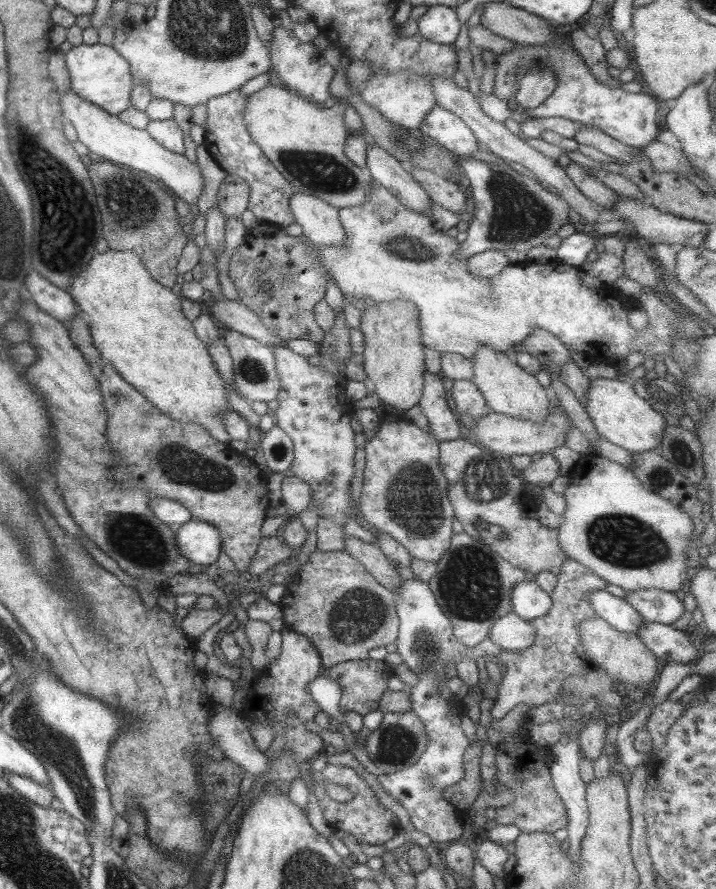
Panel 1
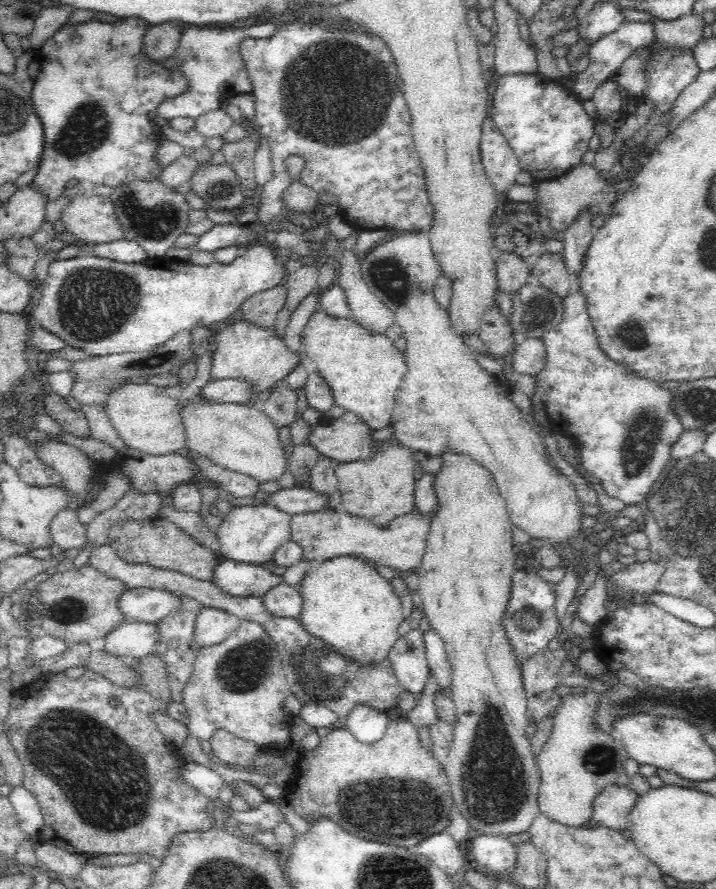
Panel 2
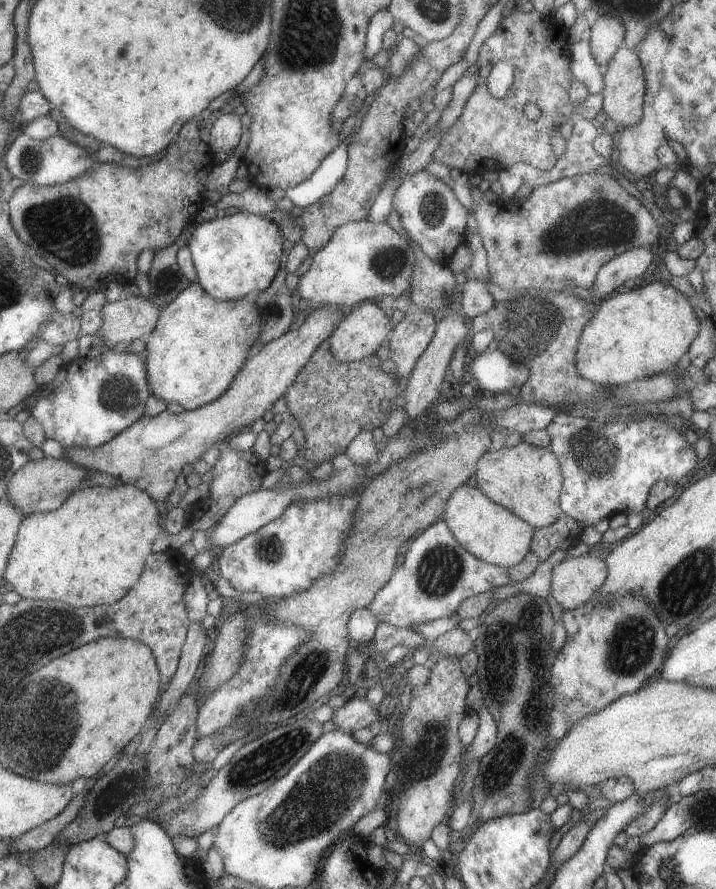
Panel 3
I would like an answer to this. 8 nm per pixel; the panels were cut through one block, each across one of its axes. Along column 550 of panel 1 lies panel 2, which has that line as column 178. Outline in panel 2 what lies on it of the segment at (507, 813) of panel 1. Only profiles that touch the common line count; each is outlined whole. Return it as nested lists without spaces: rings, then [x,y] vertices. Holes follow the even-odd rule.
[[[149,653],[142,659],[136,659],[136,663],[140,663],[138,672],[140,673],[142,682],[146,684],[145,690],[138,690],[135,687],[124,688],[117,686],[110,679],[107,679],[101,674],[94,673],[90,669],[77,680],[70,680],[63,673],[42,672],[38,679],[16,691],[12,699],[12,705],[8,710],[8,716],[4,720],[4,726],[1,726],[4,729],[4,735],[8,737],[12,749],[14,749],[20,761],[23,773],[22,786],[32,792],[32,795],[36,798],[40,806],[40,811],[42,811],[42,822],[44,826],[44,833],[42,834],[54,842],[56,847],[64,846],[70,853],[76,853],[77,855],[88,858],[100,854],[136,854],[136,852],[147,852],[151,856],[163,858],[167,854],[169,845],[175,834],[190,831],[206,832],[206,830],[212,827],[210,814],[206,813],[206,806],[209,799],[201,795],[199,790],[194,788],[190,783],[182,781],[180,777],[176,777],[174,768],[176,768],[176,764],[178,763],[178,753],[176,753],[178,747],[170,743],[160,733],[154,721],[150,719],[152,712],[166,712],[166,704],[171,700],[170,693],[168,693],[168,673],[166,673],[164,662],[161,662],[160,658]],[[110,696],[120,698],[119,707],[110,707],[108,703]]]

